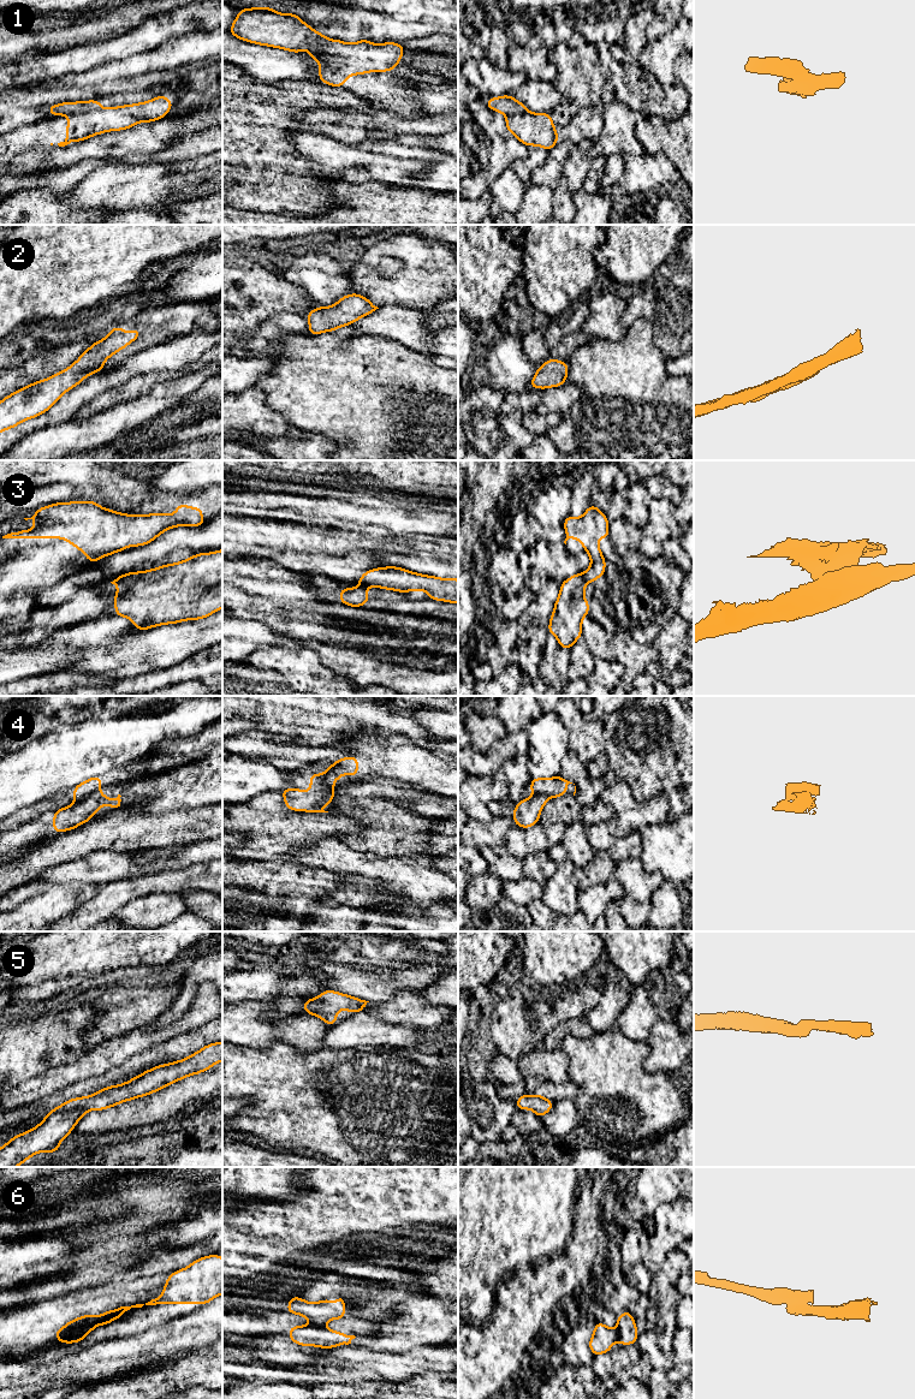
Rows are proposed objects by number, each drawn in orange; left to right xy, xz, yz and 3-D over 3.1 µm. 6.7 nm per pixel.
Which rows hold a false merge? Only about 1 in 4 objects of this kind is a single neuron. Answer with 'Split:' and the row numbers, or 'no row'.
Split: 1, 3, 4, 6

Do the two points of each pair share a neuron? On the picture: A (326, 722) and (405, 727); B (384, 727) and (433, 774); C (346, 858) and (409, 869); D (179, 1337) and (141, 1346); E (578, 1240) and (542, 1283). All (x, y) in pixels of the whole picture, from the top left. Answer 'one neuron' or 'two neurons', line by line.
A: one neuron
B: two neurons
C: one neuron
D: one neuron
E: one neuron

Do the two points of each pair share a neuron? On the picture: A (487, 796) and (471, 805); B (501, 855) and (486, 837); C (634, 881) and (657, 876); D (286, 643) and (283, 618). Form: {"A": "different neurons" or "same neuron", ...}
{"A": "same neuron", "B": "different neurons", "C": "same neuron", "D": "different neurons"}

